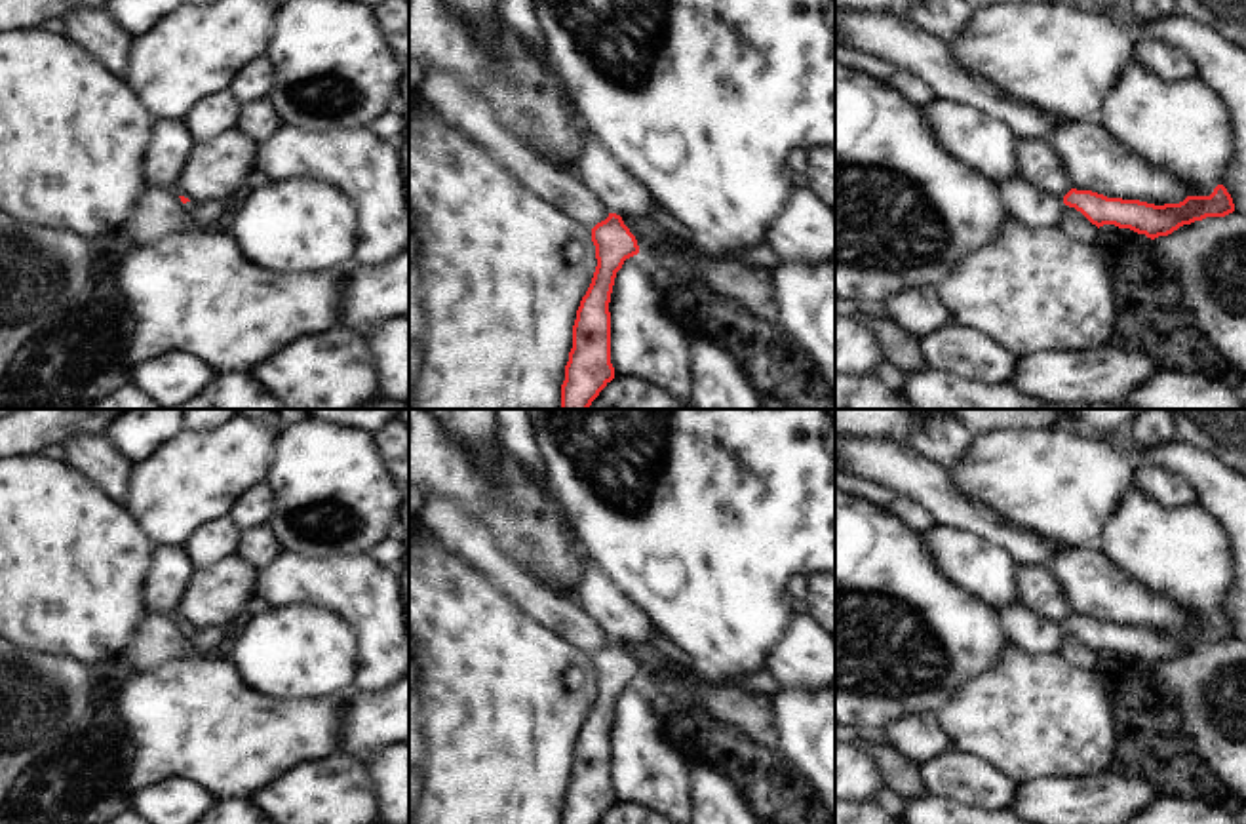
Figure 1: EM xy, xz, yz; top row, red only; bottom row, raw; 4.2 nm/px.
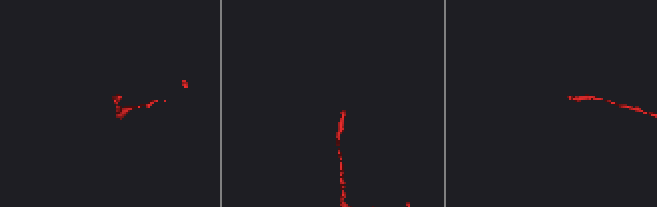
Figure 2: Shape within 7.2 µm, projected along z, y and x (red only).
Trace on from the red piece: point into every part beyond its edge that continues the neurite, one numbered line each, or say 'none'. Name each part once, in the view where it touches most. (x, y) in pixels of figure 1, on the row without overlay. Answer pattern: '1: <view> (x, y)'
1: xz (617, 617).

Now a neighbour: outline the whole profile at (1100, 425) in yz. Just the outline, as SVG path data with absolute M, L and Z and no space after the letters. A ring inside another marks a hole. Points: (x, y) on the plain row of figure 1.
M1065 409L1061 430L1090 440L1109 441L1122 426L1132 424L1143 409Z

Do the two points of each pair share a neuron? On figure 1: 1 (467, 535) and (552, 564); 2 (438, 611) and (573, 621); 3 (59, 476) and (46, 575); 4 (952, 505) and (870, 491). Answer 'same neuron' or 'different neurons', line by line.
1: different neurons
2: different neurons
3: same neuron
4: different neurons

